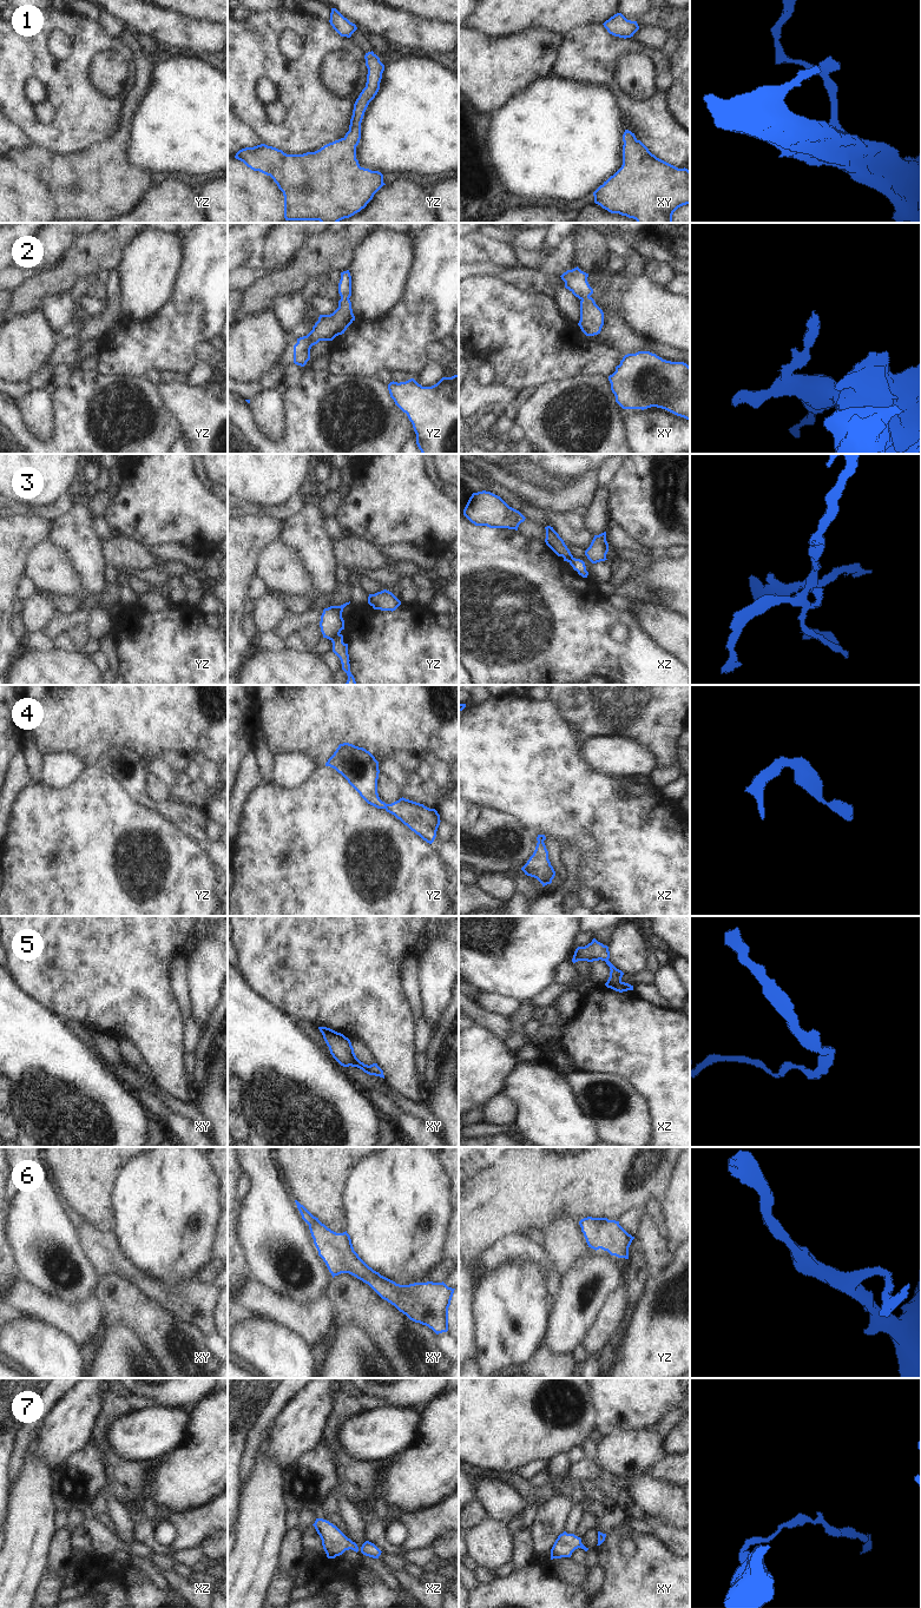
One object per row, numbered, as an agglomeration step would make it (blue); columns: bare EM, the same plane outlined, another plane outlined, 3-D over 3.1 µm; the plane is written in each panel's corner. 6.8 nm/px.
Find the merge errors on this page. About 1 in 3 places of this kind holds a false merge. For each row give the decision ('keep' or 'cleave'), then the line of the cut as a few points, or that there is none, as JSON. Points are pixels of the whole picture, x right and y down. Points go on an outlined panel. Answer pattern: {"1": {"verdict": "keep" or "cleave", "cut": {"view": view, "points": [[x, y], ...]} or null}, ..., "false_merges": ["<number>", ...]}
{"1": {"verdict": "keep", "cut": null}, "2": {"verdict": "keep", "cut": null}, "3": {"verdict": "cleave", "cut": {"view": "yz", "points": [[339, 633], [331, 640]]}}, "4": {"verdict": "keep", "cut": null}, "5": {"verdict": "keep", "cut": null}, "6": {"verdict": "keep", "cut": null}, "7": {"verdict": "keep", "cut": null}, "false_merges": ["3"]}

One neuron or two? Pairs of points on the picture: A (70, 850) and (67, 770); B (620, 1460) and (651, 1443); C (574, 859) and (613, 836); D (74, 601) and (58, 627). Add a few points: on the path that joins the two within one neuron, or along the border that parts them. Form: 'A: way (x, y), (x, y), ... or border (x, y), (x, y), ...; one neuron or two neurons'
A: border (87, 766), (64, 788), (51, 788), (41, 782); two neurons
B: way (627, 1454), (644, 1447); one neuron
C: border (568, 843), (581, 855), (576, 878); two neurons
D: border (79, 610), (72, 613), (59, 613); two neurons

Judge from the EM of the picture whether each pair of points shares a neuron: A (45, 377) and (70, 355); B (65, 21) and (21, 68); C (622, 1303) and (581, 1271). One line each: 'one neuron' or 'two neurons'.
A: one neuron
B: one neuron
C: two neurons

